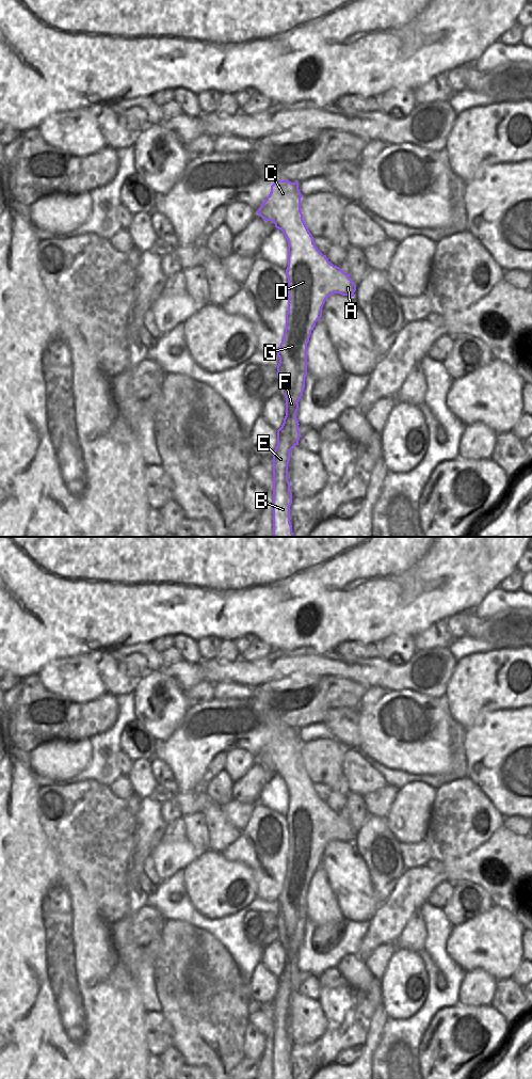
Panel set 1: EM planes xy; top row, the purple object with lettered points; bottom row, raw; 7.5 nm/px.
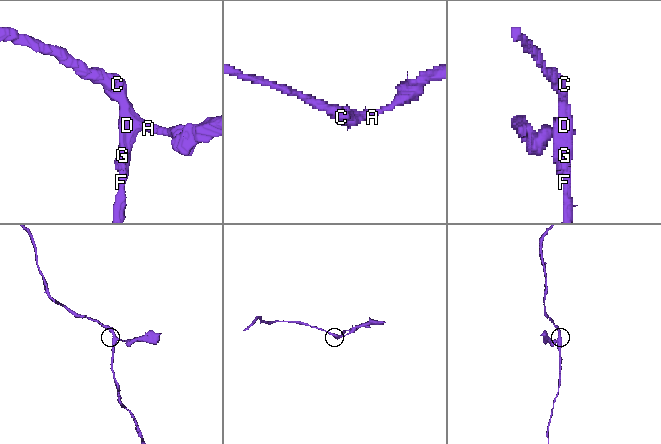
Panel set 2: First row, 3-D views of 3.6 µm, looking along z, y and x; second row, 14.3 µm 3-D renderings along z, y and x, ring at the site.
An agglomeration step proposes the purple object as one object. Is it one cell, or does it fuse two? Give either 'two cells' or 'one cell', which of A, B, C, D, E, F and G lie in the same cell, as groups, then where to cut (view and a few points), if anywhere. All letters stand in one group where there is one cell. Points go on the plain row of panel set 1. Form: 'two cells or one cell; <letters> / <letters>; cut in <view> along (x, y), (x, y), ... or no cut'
one cell; A B C D E F G; no cut

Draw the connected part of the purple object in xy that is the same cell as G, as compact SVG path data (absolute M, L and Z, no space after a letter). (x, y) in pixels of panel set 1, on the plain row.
M276 727L271 732L269 743L262 748L257 760L265 767L272 767L275 774L280 776L288 788L288 858L286 860L286 875L277 899L279 909L277 911L277 923L286 924L286 963L281 973L277 977L277 993L273 999L273 1079L292 1079L290 1069L290 1052L292 1040L288 1027L288 1010L290 997L299 991L302 983L299 978L296 958L299 948L305 935L307 922L307 890L316 869L322 863L322 854L326 845L334 841L354 843L356 831L339 813L334 812L323 802L309 779L301 758L302 741L299 729Z

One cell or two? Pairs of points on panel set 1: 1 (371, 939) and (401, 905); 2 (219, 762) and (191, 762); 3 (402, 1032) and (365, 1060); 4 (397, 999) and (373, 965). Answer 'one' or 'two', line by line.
1: one
2: two
3: two
4: two

